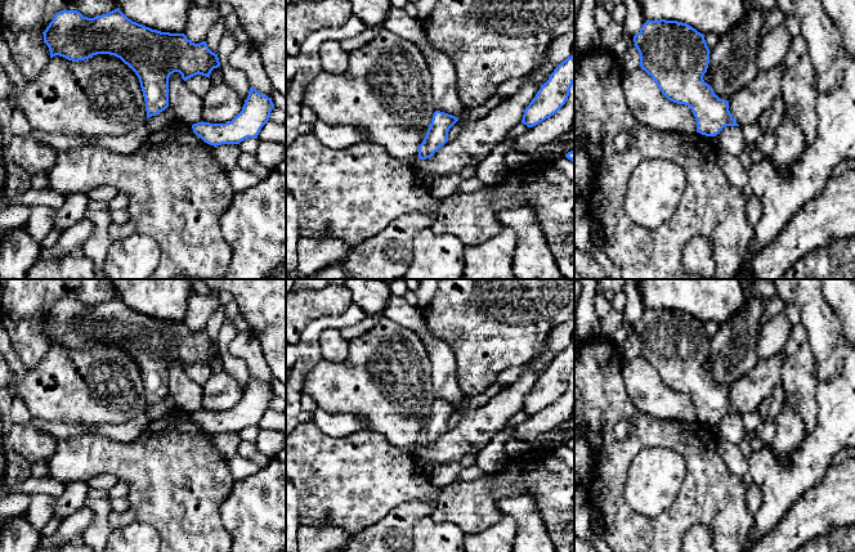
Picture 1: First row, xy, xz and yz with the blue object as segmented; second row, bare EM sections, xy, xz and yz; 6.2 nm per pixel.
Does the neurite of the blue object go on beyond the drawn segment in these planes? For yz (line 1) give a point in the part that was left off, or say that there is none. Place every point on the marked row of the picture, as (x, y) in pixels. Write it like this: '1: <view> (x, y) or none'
1: none

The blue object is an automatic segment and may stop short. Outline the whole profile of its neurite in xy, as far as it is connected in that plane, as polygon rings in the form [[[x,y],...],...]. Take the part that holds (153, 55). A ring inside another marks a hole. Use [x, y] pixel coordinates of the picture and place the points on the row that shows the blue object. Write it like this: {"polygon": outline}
{"polygon": [[[118,8],[94,18],[84,17],[77,10],[61,10],[54,15],[42,35],[44,42],[49,48],[50,58],[59,55],[72,62],[85,60],[97,54],[109,54],[120,58],[139,78],[146,102],[147,118],[156,116],[169,107],[169,77],[174,72],[179,72],[182,78],[187,81],[196,75],[202,75],[210,78],[211,71],[220,67],[218,54],[209,49],[206,41],[194,44],[188,40],[184,33],[170,33],[152,30],[133,22]]]}

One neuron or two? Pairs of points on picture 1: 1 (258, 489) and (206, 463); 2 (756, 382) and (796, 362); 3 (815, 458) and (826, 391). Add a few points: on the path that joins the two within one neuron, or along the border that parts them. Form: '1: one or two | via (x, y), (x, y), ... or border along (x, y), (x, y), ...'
1: two | border along (236, 481), (232, 492), (219, 507)
2: two | border along (786, 360), (779, 382)
3: one | via (824, 441), (827, 439), (827, 408)

